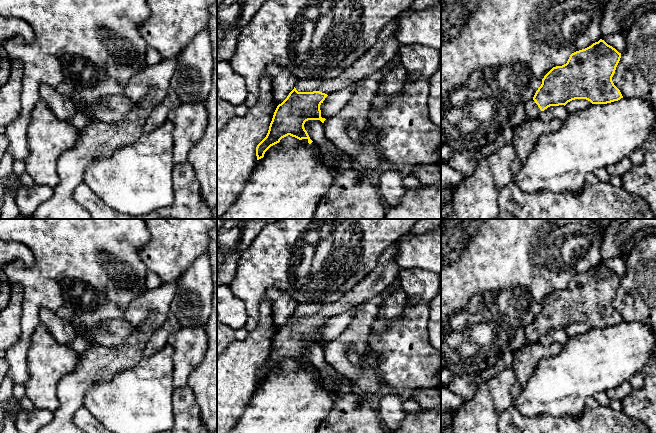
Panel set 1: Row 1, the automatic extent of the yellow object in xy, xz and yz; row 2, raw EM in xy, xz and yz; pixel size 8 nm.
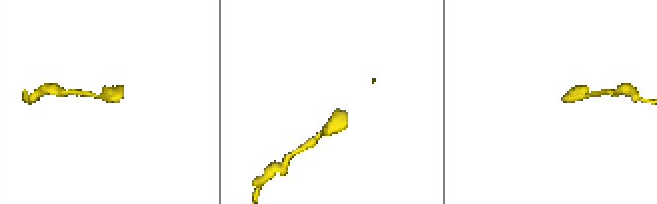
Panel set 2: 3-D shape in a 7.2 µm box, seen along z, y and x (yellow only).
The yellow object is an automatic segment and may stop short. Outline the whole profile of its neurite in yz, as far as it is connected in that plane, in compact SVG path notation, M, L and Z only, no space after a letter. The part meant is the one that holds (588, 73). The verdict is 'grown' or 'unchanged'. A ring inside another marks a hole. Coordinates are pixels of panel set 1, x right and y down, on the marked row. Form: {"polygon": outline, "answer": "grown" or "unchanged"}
{"polygon": "M600 39L591 46L572 53L566 64L553 67L542 79L542 84L536 91L534 97L525 106L527 119L539 118L542 111L550 106L566 105L575 99L586 99L592 104L607 104L623 98L620 90L614 85L612 77L620 61L621 53Z", "answer": "grown"}

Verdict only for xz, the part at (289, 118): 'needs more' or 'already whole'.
needs more

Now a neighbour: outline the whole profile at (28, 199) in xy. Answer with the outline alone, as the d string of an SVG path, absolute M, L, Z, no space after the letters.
M36 184L31 187L22 185L17 191L15 203L21 215L31 218L35 210L52 195L53 188Z

